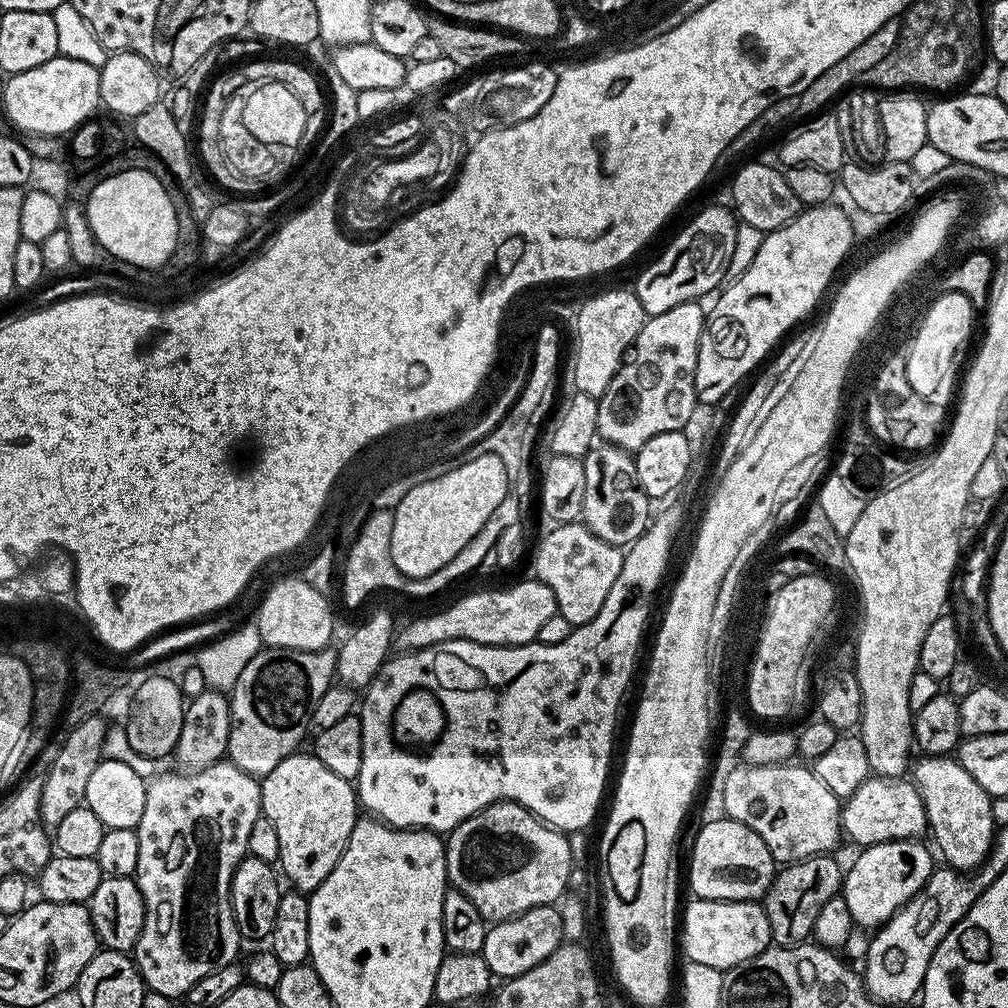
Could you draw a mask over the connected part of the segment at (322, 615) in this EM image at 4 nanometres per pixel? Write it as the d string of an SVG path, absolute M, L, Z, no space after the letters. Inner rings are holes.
M281 578L278 586L268 588L265 591L264 601L260 604L260 613L254 617L254 623L260 635L261 645L269 648L289 648L290 650L306 650L307 652L317 652L320 648L327 648L333 642L332 627L334 621L330 616L332 604L327 595L314 584L309 584L303 578Z

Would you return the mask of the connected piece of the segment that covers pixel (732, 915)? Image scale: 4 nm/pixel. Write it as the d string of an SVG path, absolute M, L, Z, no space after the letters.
M689 899L684 908L684 952L694 964L727 970L762 954L772 944L763 903L754 900Z

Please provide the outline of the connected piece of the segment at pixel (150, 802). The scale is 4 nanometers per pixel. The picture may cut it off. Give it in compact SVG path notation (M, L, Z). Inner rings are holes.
M222 759L217 764L211 764L199 770L175 770L176 772L164 772L151 777L147 781L148 793L146 794L145 810L142 813L141 822L135 828L138 834L138 866L134 877L138 890L144 899L144 925L138 934L138 942L134 949L134 959L136 969L140 971L140 977L144 979L145 985L151 991L162 994L169 998L187 997L190 986L206 974L214 974L216 968L221 968L233 963L240 952L242 937L238 926L234 922L232 904L228 901L230 886L232 885L232 875L241 860L248 855L248 843L250 842L250 830L254 822L262 815L260 811L260 780L255 776L246 774L242 769L227 759Z

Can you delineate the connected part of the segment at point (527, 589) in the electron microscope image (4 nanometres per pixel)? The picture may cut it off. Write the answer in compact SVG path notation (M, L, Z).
M529 578L520 580L509 588L472 592L433 616L420 616L416 621L413 619L401 627L405 627L401 632L399 629L394 644L400 650L419 650L447 640L469 640L497 646L531 644L536 639L538 629L554 615L557 615L556 603L550 586L535 578Z

